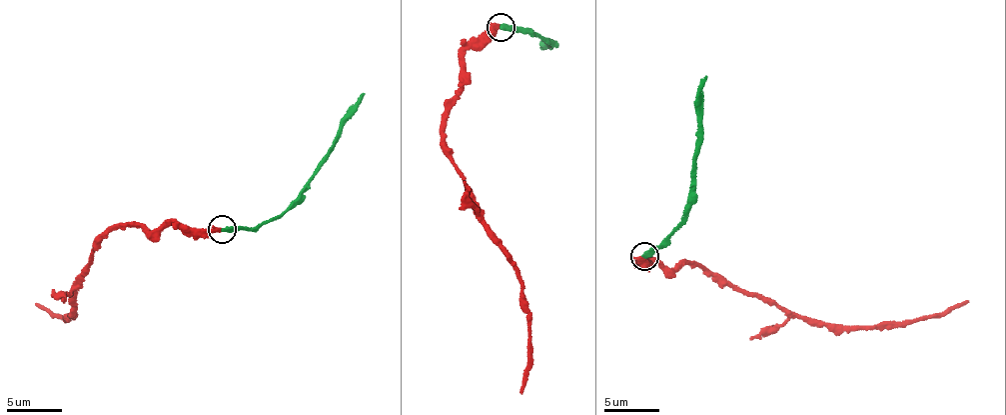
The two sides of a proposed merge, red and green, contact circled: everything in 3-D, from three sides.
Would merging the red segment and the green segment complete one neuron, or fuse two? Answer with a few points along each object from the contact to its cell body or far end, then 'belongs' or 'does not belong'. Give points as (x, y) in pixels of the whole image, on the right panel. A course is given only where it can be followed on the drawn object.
course red (643, 257), (639, 259), (678, 270), (689, 262), (829, 327), (897, 326), (924, 316), (935, 318), (968, 300); course green (645, 257), (666, 247), (690, 204), (701, 104), (699, 88), (707, 75); belongs

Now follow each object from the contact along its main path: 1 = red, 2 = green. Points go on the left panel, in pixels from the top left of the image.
1: (220, 229), (170, 225), (148, 234), (134, 226), (95, 239), (70, 296), (74, 312), (52, 317), (37, 303)
2: (222, 230), (255, 232), (292, 202), (329, 150), (344, 116), (363, 93)

